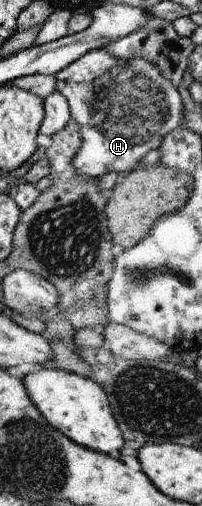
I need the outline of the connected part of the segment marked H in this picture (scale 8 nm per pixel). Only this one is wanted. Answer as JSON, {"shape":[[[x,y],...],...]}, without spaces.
{"shape":[[[104,49],[86,52],[78,60],[54,75],[56,91],[66,98],[70,106],[70,116],[79,126],[81,146],[72,164],[75,171],[87,178],[102,178],[108,173],[133,171],[142,166],[142,160],[151,150],[162,147],[171,132],[184,126],[184,105],[178,88],[160,73],[160,69],[141,57],[118,60]]]}

